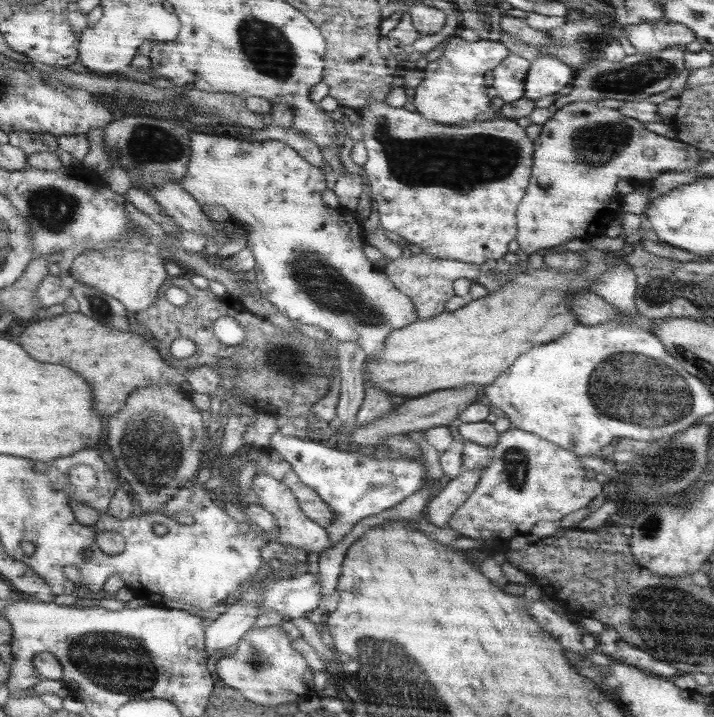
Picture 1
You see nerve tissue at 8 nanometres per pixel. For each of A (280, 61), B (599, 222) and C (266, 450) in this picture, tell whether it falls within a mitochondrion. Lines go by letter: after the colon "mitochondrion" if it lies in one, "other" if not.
A: mitochondrion
B: other
C: other

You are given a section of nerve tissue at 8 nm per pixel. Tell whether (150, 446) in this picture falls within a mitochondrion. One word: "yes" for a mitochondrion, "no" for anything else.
yes

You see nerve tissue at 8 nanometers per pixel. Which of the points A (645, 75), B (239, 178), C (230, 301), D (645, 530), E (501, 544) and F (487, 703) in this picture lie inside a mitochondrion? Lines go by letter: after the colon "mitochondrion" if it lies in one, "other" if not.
A: mitochondrion
B: other
C: other
D: mitochondrion
E: other
F: other

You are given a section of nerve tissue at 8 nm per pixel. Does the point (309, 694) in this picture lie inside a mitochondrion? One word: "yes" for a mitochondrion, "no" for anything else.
no

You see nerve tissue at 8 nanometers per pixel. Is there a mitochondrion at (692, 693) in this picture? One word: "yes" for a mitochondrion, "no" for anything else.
no

